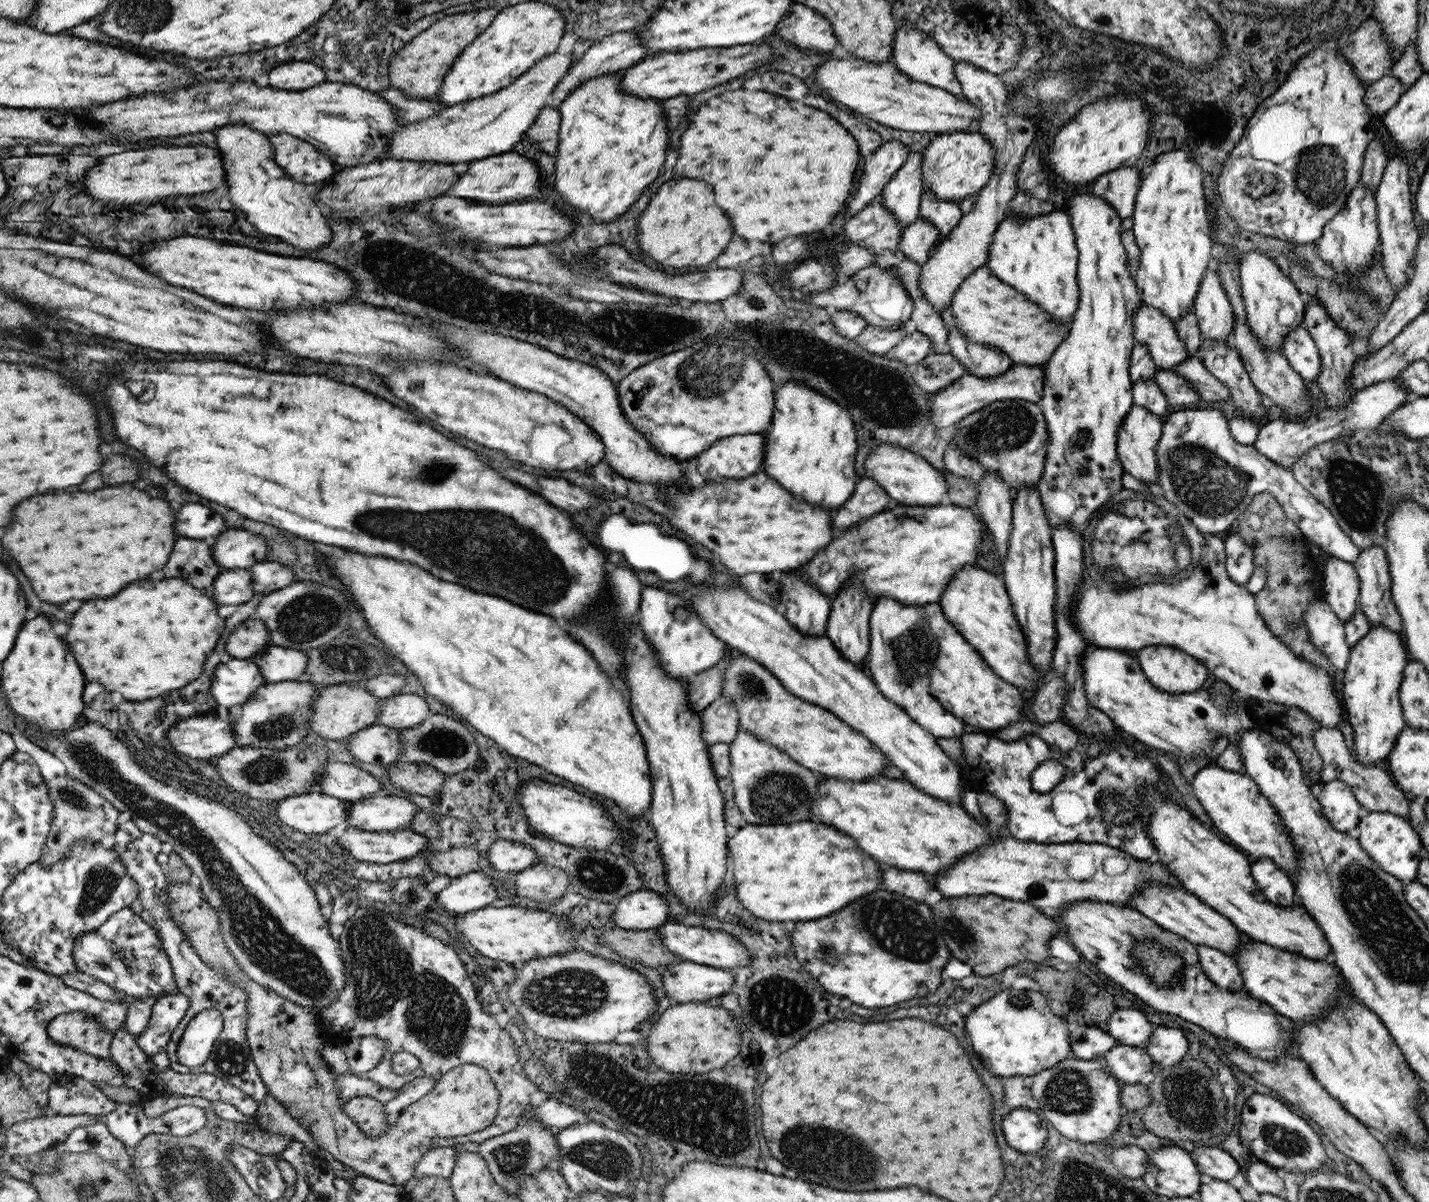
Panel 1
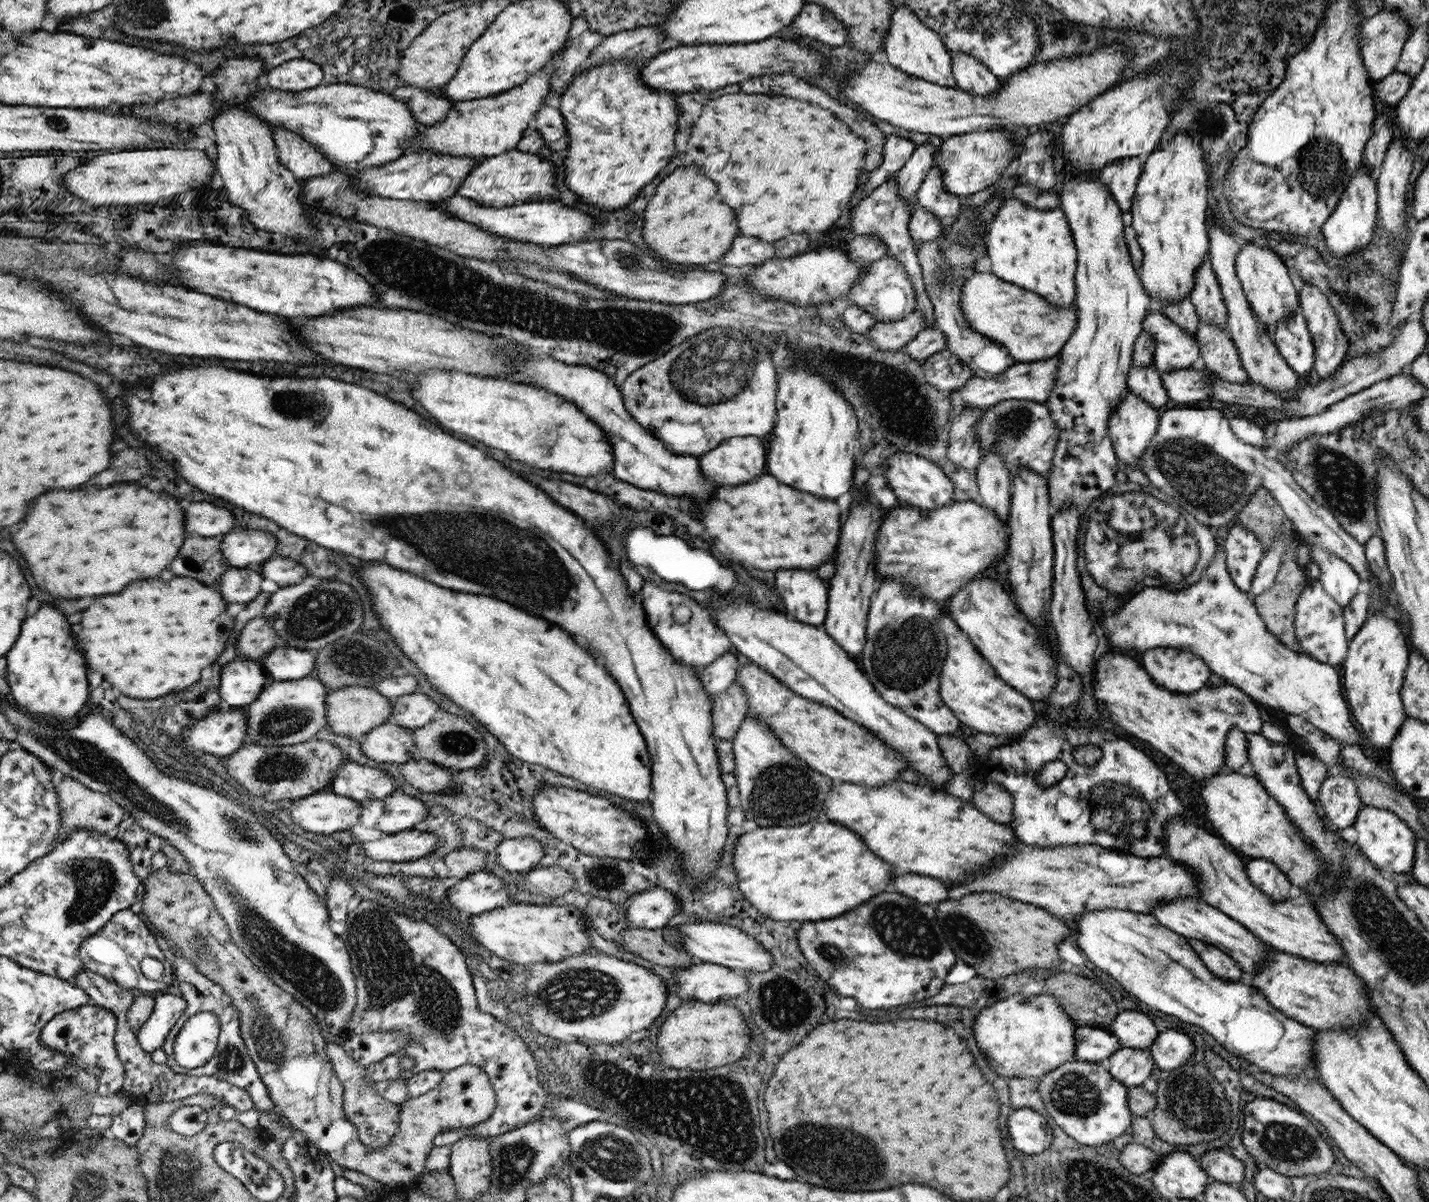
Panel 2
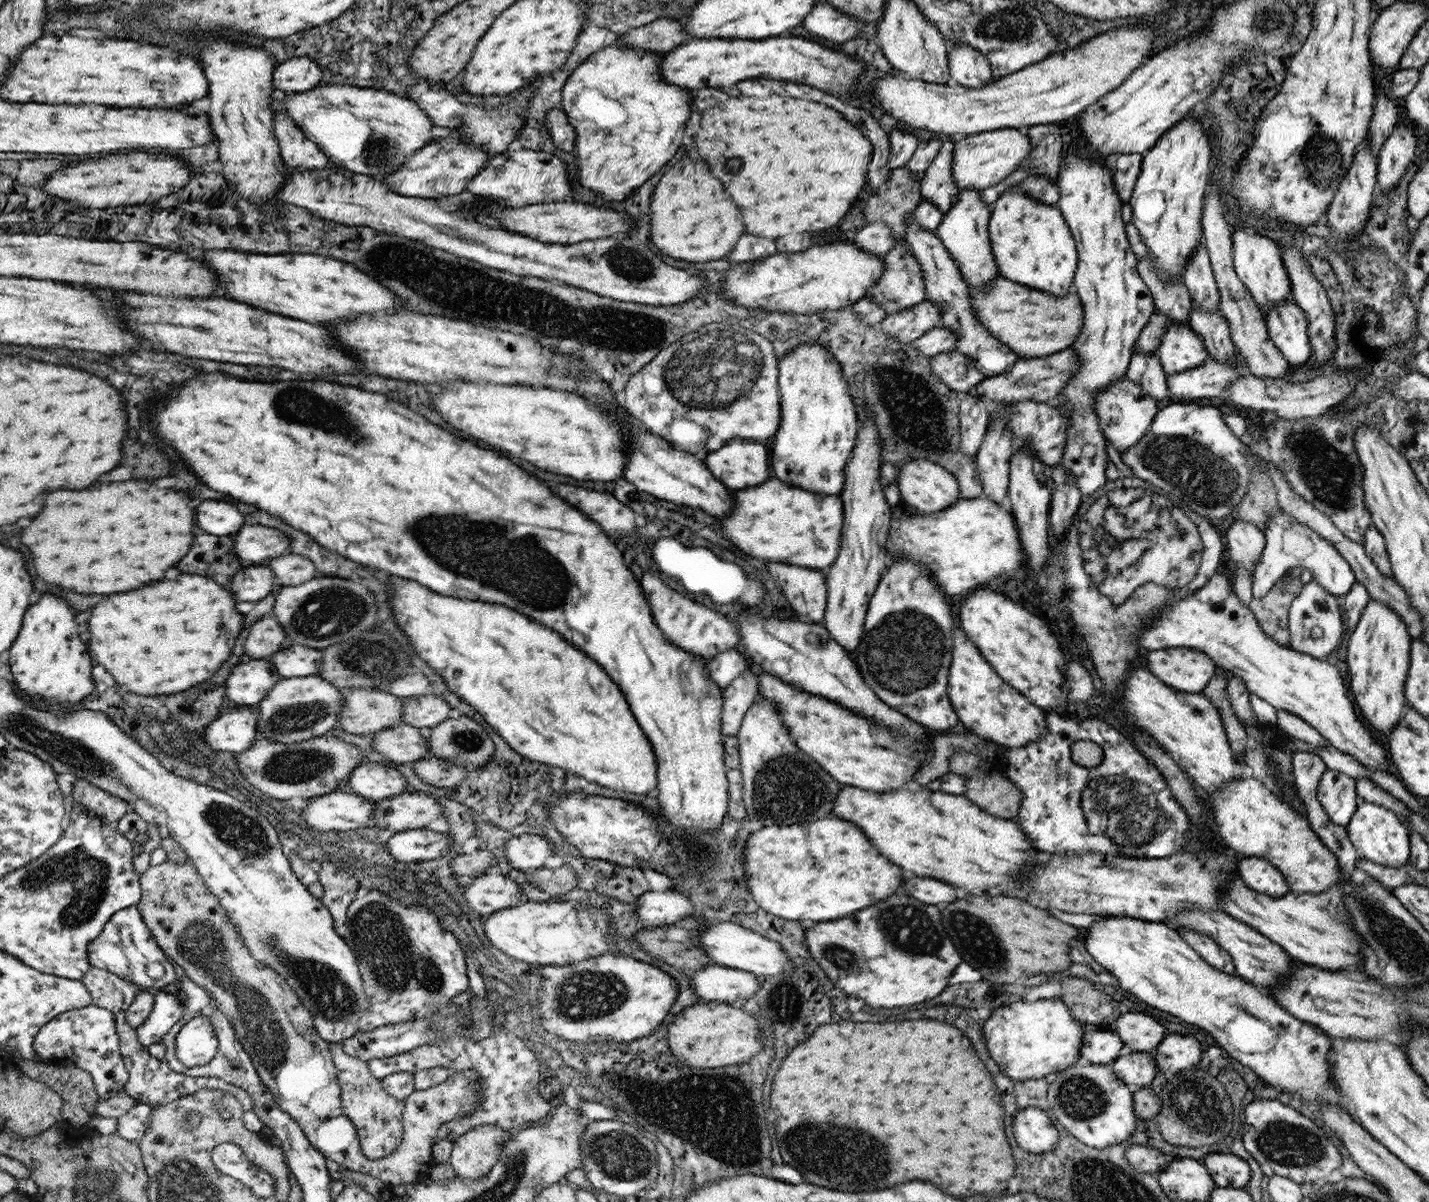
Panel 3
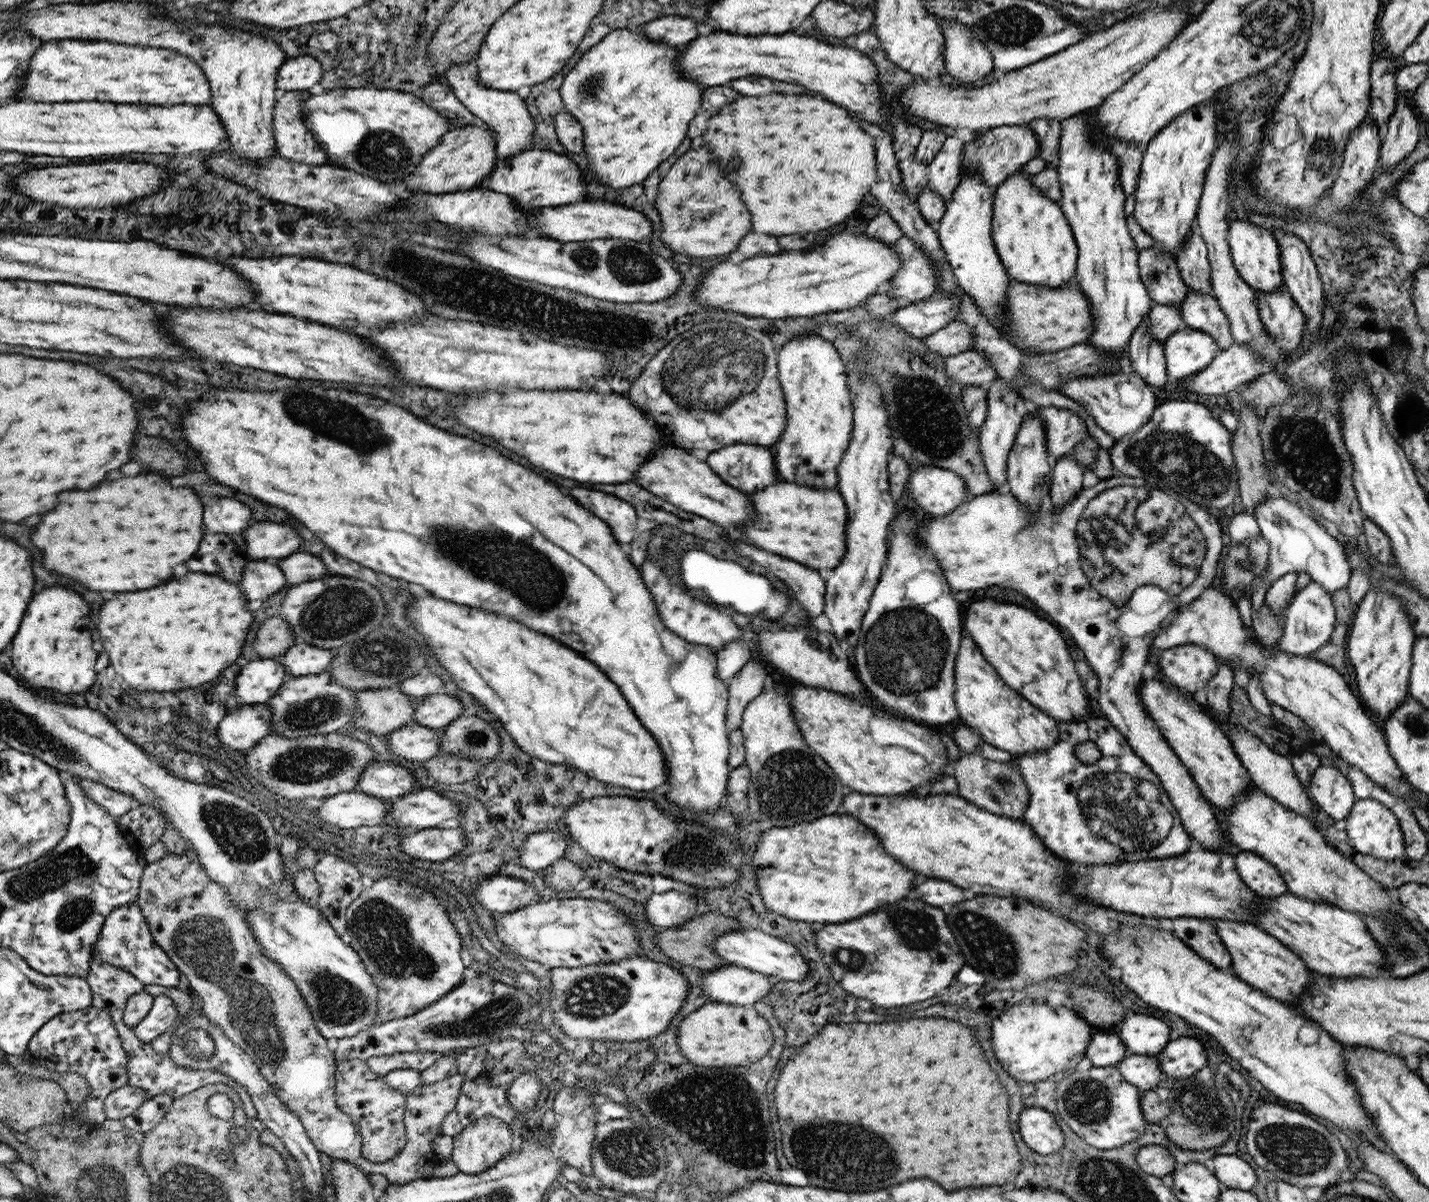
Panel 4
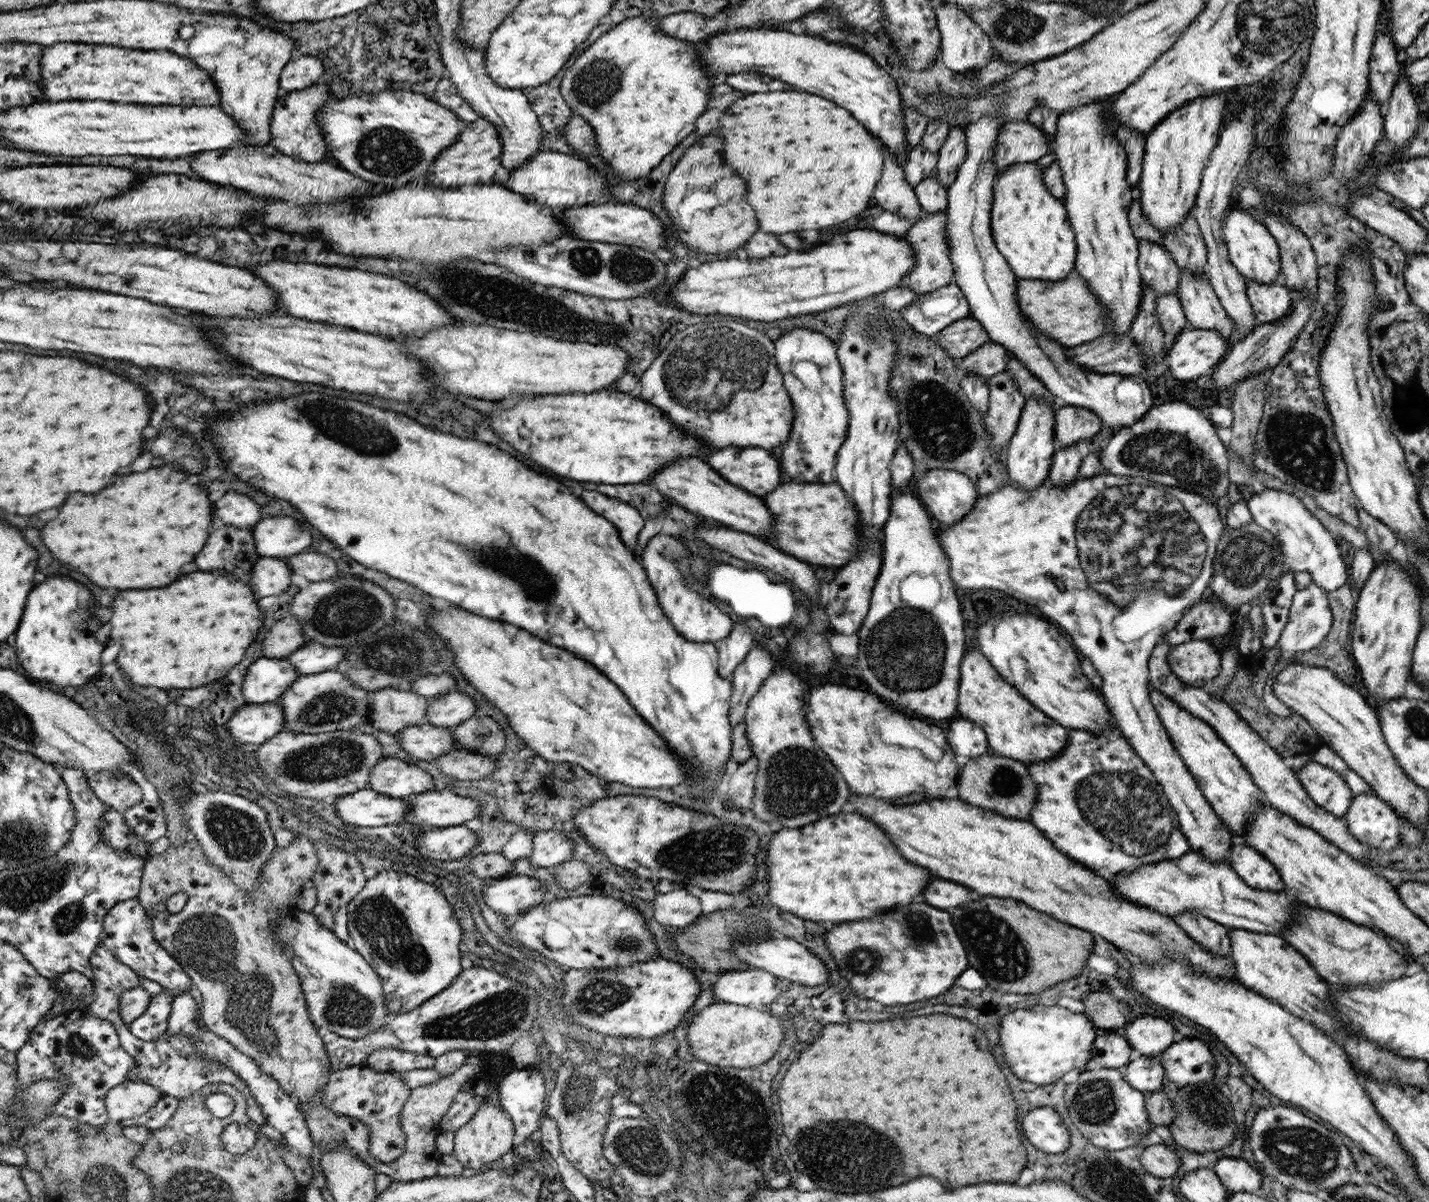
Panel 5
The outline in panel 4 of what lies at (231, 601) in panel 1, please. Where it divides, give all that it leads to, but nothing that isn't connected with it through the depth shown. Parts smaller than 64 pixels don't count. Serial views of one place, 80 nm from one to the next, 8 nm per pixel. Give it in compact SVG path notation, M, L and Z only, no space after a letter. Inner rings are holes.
M248 560L240 588L248 588L248 596L252 596L252 600L264 601L280 592L287 583L287 577L279 567L278 560Z

